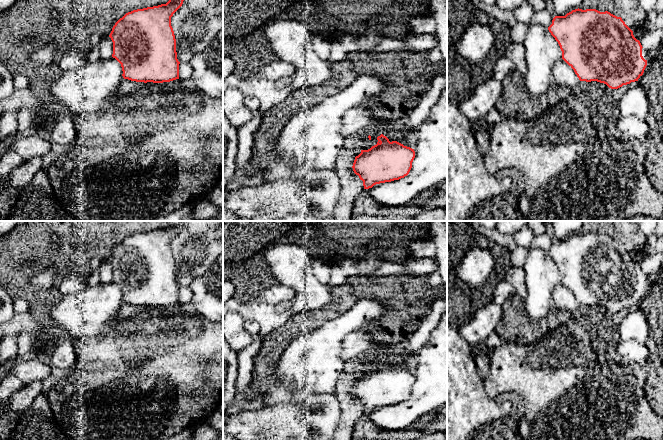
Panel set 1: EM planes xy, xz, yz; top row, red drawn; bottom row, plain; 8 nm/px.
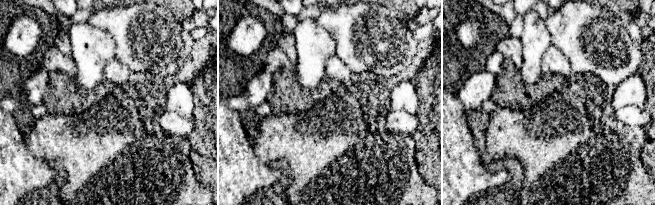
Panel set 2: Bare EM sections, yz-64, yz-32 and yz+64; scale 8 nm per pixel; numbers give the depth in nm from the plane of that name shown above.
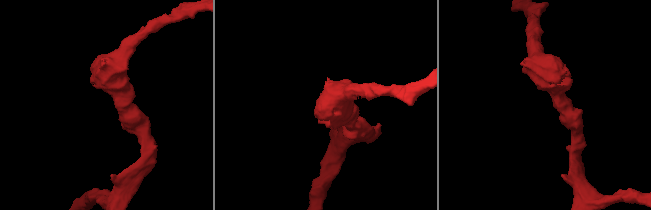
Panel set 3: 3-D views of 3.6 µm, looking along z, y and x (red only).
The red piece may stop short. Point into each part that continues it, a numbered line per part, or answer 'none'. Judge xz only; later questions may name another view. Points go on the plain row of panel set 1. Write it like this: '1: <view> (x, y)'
none

